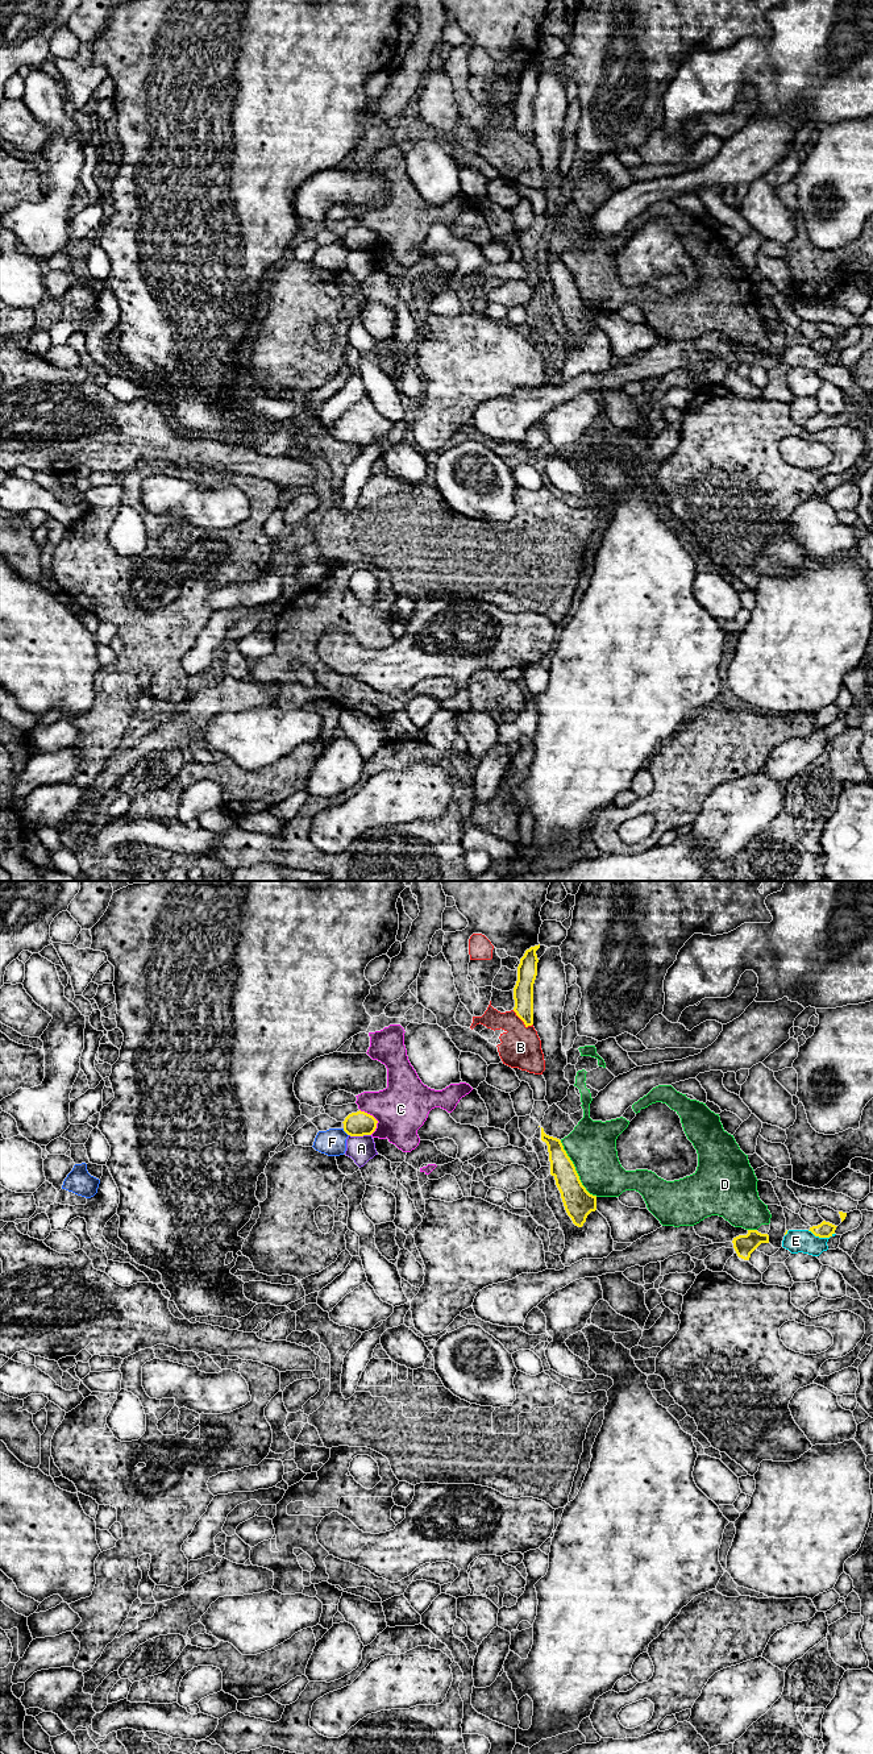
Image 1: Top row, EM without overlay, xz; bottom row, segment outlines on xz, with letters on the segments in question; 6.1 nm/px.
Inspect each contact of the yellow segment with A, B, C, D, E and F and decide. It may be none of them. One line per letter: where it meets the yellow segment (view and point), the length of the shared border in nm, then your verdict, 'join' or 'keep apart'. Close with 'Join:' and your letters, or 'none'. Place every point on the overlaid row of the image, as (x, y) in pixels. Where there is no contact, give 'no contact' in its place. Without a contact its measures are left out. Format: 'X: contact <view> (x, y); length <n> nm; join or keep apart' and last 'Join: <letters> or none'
A: contact xz (360, 1135); length 140 nm; keep apart
B: contact xz (522, 1019); length 160 nm; keep apart
C: contact xz (375, 1119); length 180 nm; keep apart
D: contact xz (576, 1171); length 420 nm; keep apart
E: contact xz (820, 1237); length 170 nm; keep apart
F: contact xz (345, 1131); length 60 nm; keep apart
Join: none

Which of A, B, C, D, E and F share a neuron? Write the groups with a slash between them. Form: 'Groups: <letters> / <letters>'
Groups: A / B / C / D / E / F

